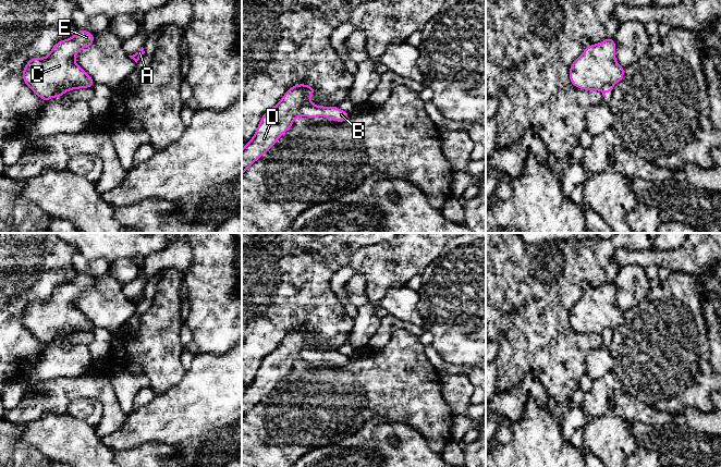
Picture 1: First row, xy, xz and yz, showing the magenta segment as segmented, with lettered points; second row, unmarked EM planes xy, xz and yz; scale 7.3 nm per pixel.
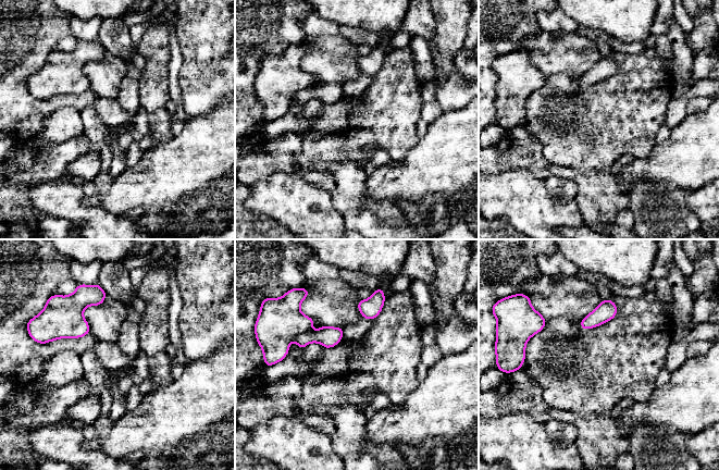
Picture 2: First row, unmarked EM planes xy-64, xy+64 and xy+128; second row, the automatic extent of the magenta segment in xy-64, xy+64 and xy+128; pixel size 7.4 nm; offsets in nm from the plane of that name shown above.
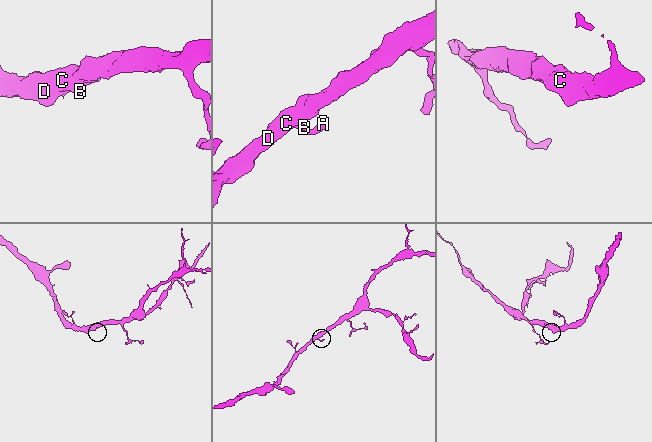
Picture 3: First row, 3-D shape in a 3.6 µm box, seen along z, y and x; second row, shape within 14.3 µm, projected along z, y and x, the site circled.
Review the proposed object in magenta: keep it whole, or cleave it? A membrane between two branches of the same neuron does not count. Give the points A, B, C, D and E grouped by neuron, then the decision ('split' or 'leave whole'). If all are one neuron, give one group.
A B / C D E; split

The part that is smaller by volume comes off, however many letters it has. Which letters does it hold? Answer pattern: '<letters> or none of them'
A, B

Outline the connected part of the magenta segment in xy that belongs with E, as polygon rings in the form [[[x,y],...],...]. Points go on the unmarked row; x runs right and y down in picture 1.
[[[78,273],[71,282],[57,286],[46,302],[30,303],[24,310],[24,327],[45,345],[49,345],[61,331],[91,331],[93,322],[74,302],[93,286],[93,276]]]

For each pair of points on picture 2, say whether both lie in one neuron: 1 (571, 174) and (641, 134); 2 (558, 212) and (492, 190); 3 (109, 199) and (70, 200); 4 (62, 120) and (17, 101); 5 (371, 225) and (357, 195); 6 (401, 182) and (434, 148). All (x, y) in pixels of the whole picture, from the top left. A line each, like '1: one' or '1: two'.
1: two
2: one
3: two
4: two
5: one
6: one

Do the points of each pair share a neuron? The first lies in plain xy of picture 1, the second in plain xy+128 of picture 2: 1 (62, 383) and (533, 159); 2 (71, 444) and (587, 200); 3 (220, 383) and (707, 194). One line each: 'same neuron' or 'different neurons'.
1: same neuron
2: different neurons
3: different neurons

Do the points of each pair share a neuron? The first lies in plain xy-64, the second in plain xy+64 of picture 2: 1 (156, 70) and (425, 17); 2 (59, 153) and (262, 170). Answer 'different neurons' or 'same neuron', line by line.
1: different neurons
2: same neuron

